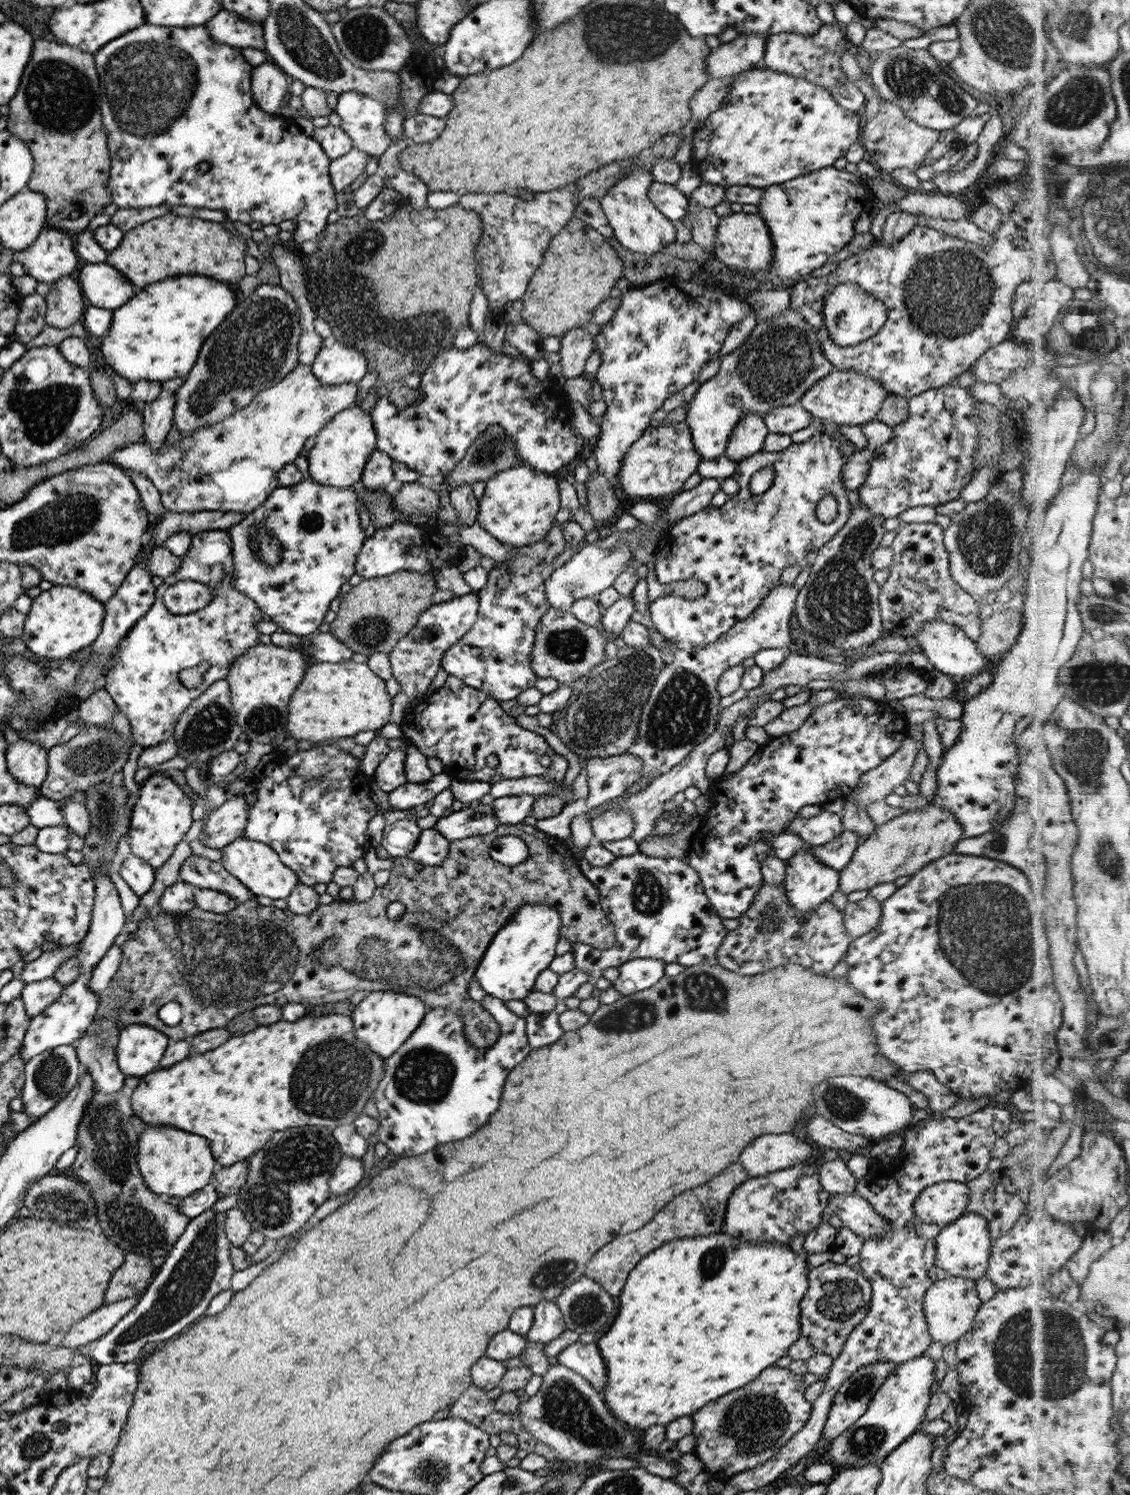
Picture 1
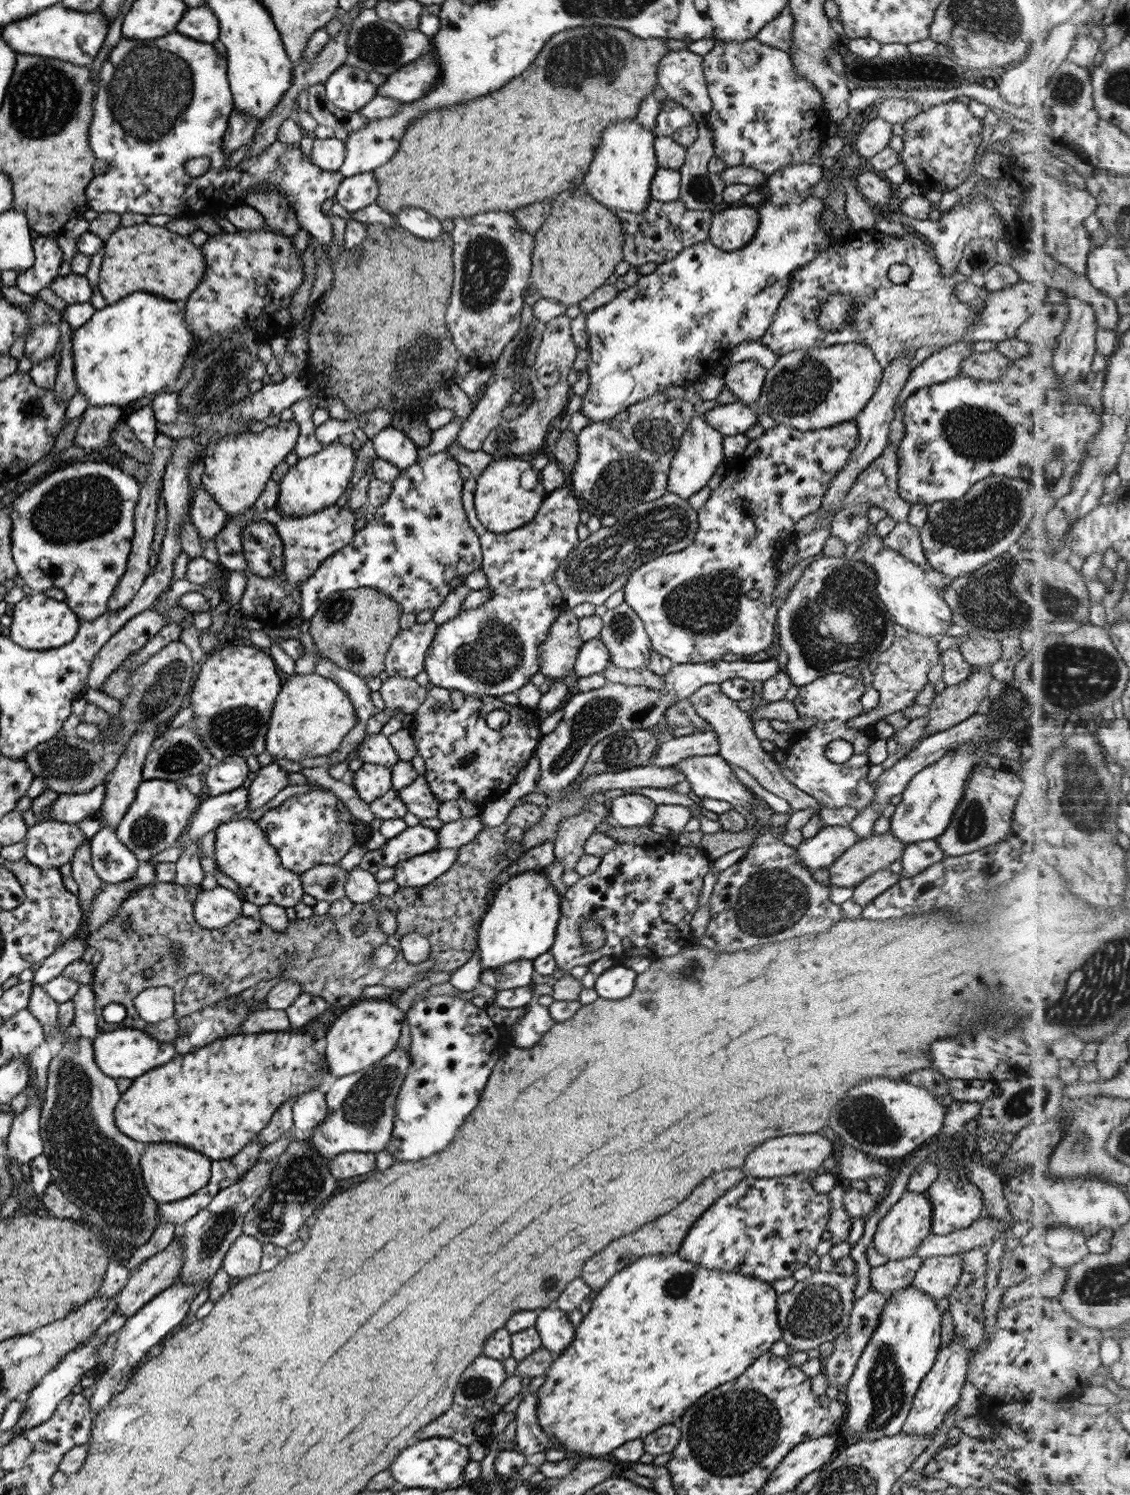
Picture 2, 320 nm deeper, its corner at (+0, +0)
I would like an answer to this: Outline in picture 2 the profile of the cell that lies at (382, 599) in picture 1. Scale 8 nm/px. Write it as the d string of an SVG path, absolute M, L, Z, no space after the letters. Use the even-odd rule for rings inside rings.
M361 587L351 590L338 590L334 593L328 594L317 607L317 610L308 618L309 628L307 628L309 636L313 641L314 649L319 652L321 657L325 657L325 659L329 659L331 663L337 665L337 667L349 670L353 672L356 676L359 676L361 679L365 679L367 677L377 677L379 673L383 671L384 657L387 650L390 648L390 643L393 641L393 637L395 634L400 632L399 625L399 616L400 616L400 608L399 605L391 600L387 595L373 589L367 587Z

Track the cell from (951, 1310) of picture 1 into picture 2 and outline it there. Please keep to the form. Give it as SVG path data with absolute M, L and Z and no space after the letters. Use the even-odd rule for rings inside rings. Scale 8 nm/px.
M933 1256L921 1260L921 1267L915 1272L910 1284L928 1294L937 1304L941 1298L948 1298L960 1276L959 1256Z

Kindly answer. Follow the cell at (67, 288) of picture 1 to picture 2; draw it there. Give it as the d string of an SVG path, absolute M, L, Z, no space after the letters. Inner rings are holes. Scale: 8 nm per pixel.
M44 322L29 331L23 339L23 354L30 358L30 363L37 364L53 355L53 349L59 338L57 324Z

